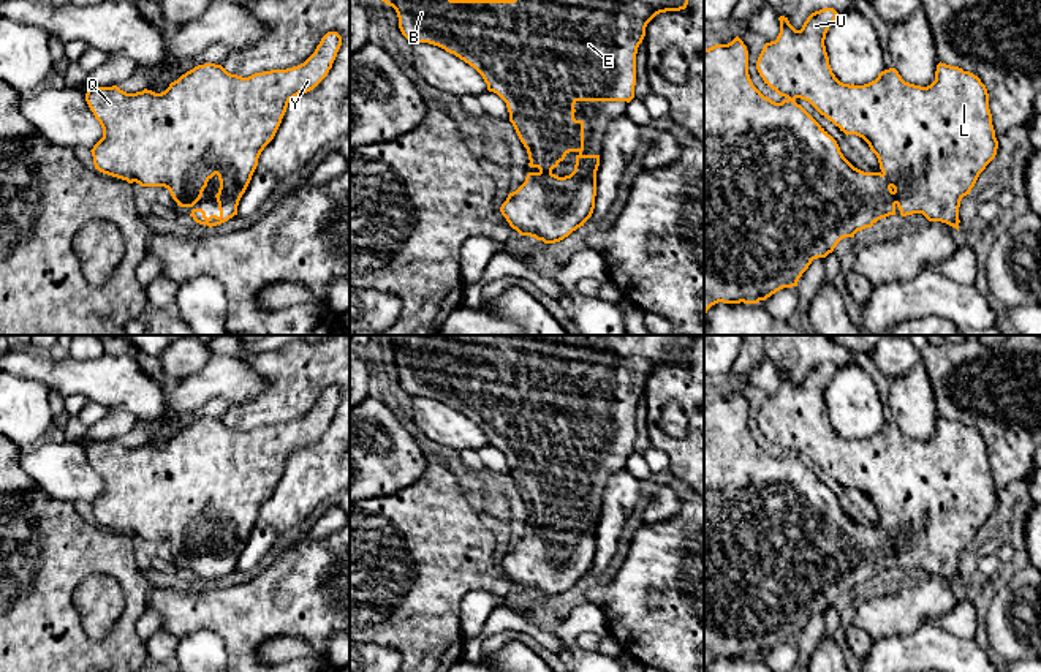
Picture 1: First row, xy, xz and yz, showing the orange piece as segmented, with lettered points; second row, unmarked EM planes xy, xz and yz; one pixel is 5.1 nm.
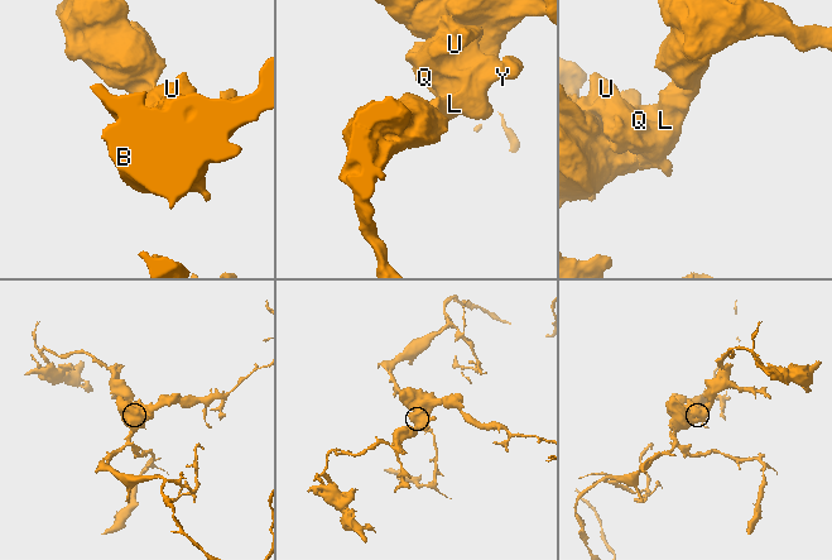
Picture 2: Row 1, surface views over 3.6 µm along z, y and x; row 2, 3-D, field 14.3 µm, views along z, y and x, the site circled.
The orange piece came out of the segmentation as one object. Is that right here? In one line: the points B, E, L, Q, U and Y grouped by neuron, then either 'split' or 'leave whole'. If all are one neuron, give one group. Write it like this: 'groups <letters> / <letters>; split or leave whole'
groups B E L Q U Y; leave whole

